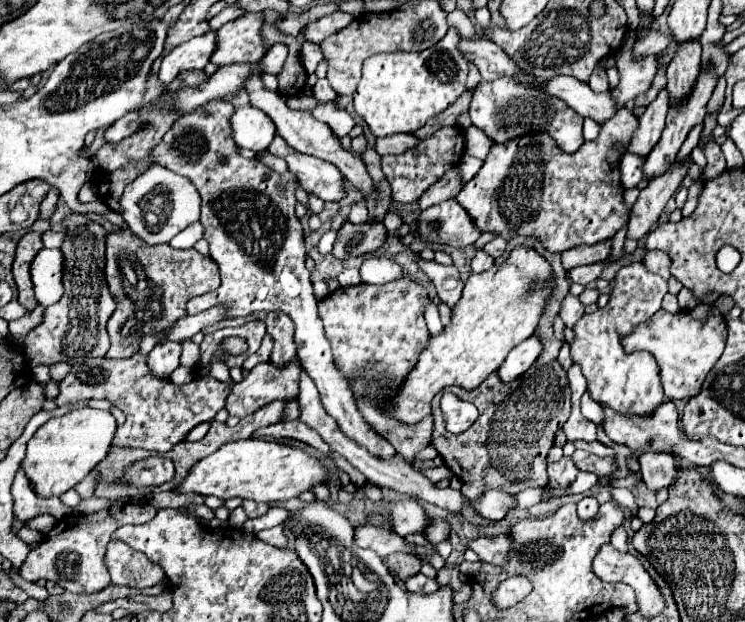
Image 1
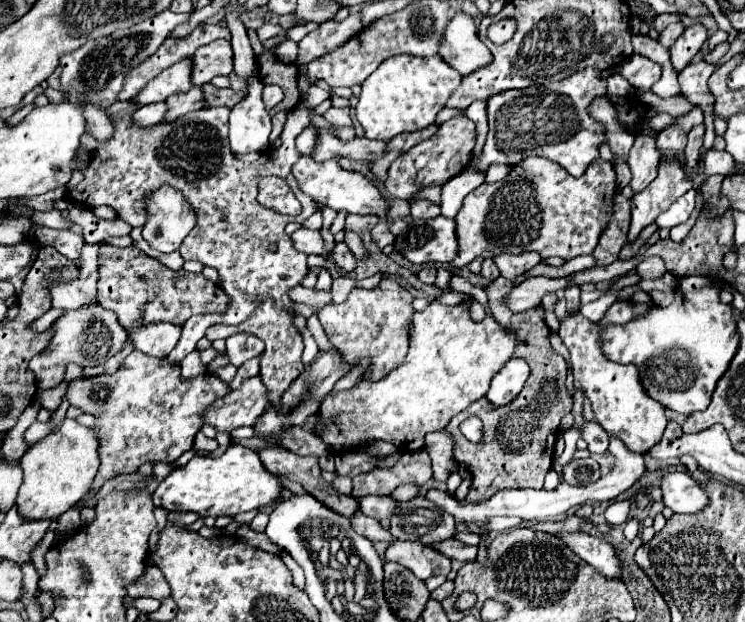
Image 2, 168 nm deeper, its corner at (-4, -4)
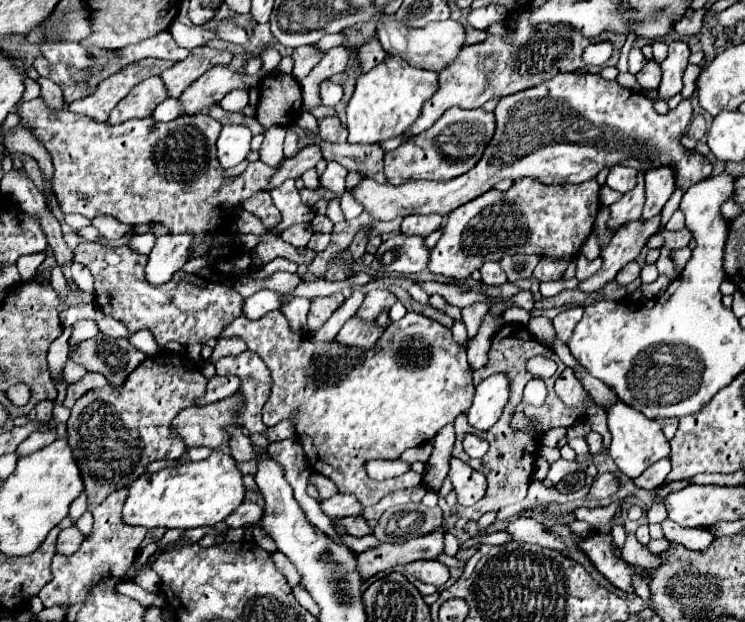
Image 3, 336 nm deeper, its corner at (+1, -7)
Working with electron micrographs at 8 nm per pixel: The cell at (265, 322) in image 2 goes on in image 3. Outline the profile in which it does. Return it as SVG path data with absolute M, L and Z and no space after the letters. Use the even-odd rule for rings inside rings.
M273 310L261 320L239 316L221 332L221 336L243 338L247 348L257 352L271 370L273 392L263 406L263 424L275 426L281 420L291 420L309 468L331 478L341 494L353 494L363 506L373 506L385 494L404 487L416 487L423 480L423 475L418 473L406 473L386 481L371 480L365 472L369 460L397 460L407 448L429 442L447 422L453 422L459 414L467 412L475 396L465 348L453 340L451 330L415 312L391 322L377 344L373 344L373 350L345 350L337 340L315 342L309 334L293 332L281 310ZM421 340L429 348L425 354L421 354Z

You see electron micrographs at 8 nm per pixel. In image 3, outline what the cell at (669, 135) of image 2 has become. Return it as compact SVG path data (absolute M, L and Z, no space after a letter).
M661 166L655 170L649 170L645 174L645 208L641 214L641 220L649 220L653 216L657 216L665 202L671 198L675 190L675 174L669 166Z

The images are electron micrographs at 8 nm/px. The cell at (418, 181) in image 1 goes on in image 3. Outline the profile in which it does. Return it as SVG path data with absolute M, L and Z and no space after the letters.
M453 108L453 110L445 112L443 118L439 118L429 130L409 138L397 150L385 154L385 176L387 176L387 182L397 186L397 184L403 184L407 180L437 180L439 182L439 180L457 178L457 176L465 174L467 170L471 170L481 160L481 154L483 154L485 146L491 142L493 134L495 134L495 112L485 112L483 108L473 108L473 110Z

